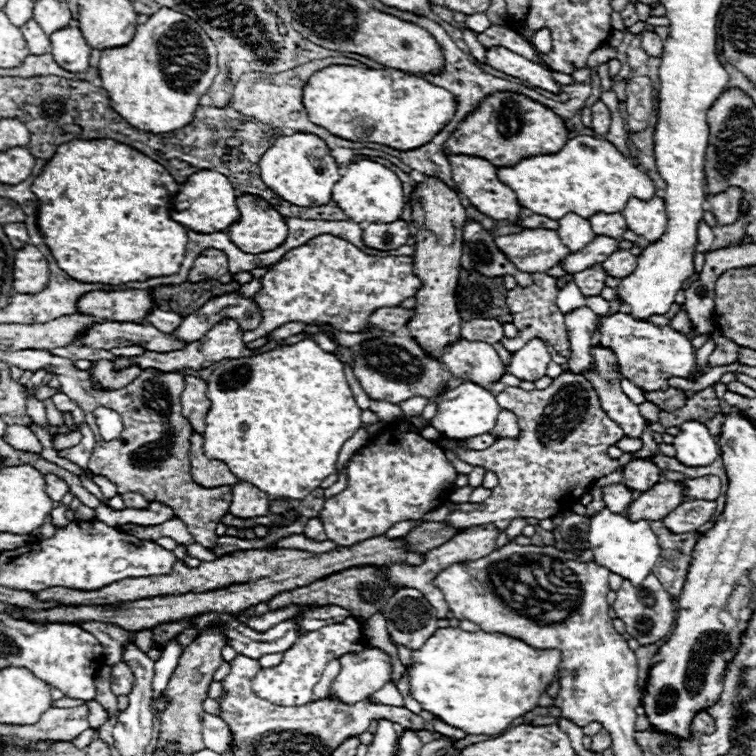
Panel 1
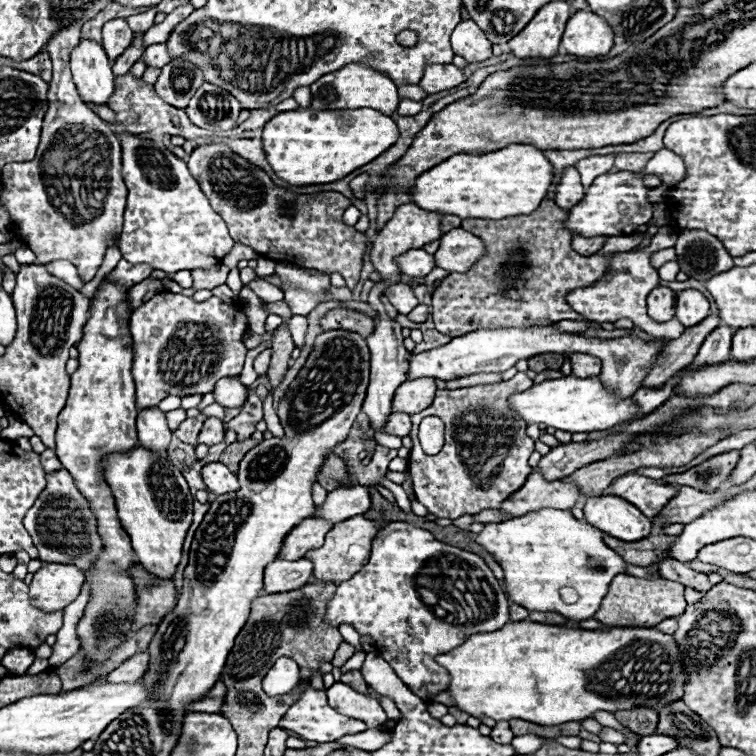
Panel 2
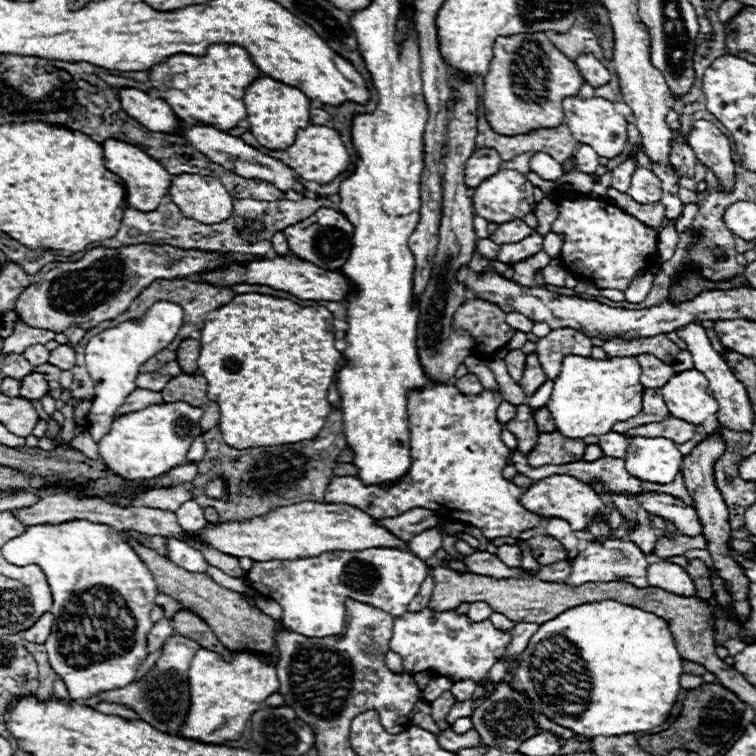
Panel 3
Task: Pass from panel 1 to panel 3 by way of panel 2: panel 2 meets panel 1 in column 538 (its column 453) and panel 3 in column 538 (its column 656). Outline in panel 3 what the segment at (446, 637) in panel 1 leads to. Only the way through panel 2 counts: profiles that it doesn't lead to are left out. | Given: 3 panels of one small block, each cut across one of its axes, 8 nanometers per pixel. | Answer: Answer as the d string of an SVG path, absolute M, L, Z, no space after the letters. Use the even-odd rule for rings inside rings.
M616 600L580 604L542 624L524 648L522 664L516 672L518 688L532 698L544 716L584 738L638 734L662 726L678 700L680 676L682 658L666 620Z

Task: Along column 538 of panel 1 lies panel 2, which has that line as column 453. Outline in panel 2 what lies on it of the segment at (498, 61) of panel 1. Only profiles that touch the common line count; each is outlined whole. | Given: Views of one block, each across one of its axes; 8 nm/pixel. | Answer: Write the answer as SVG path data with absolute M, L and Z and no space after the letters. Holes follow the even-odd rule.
M430 64L424 68L420 88L430 96L436 92L444 92L448 88L454 88L464 80L466 80L464 72L452 64Z

